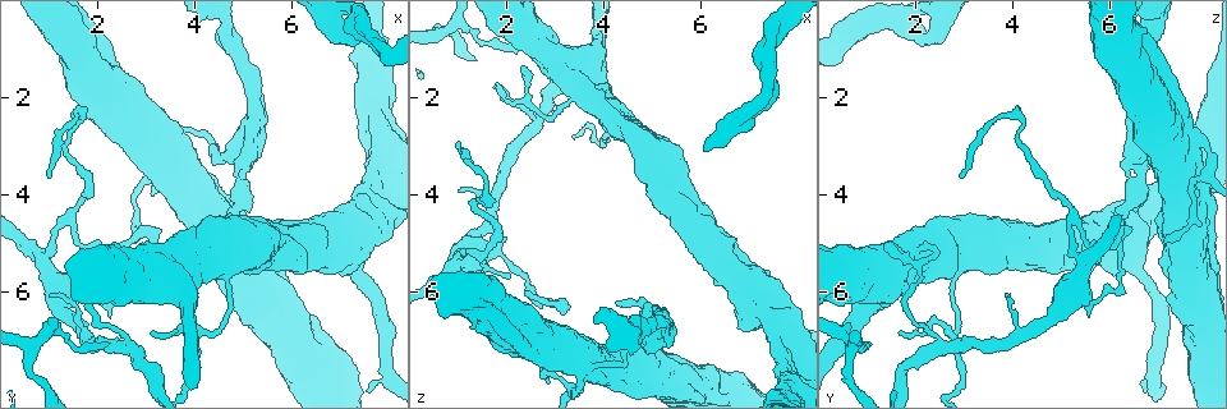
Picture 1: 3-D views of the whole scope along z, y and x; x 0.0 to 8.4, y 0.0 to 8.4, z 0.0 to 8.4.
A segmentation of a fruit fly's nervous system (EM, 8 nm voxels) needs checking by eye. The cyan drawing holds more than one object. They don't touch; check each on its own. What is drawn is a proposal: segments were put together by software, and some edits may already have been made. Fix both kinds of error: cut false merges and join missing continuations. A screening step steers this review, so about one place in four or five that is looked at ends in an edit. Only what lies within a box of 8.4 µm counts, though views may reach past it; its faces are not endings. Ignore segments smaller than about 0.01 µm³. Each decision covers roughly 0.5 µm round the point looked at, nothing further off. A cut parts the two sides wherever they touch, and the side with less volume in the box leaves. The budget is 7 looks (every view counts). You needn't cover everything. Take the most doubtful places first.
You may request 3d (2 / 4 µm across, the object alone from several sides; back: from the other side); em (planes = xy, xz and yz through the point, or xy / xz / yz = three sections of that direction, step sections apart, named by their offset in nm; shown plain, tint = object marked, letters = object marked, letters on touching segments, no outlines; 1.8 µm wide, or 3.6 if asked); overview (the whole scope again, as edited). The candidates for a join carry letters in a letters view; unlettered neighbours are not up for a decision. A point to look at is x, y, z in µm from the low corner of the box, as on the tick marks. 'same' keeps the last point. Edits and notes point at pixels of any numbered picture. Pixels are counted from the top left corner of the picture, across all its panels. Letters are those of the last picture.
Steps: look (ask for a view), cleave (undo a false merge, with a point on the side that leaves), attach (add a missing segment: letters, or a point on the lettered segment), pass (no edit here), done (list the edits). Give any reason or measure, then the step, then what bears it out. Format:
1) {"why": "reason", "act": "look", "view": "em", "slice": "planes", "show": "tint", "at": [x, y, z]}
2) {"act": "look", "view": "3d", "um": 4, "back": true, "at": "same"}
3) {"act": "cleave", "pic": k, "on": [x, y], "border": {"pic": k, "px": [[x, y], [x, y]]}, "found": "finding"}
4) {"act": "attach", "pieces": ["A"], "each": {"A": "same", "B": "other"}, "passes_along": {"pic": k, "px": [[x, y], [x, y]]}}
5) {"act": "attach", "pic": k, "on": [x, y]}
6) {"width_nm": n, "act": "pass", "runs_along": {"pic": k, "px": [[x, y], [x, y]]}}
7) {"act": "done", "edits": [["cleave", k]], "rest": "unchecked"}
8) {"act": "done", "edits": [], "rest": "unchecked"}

{"why": "abrupt turn", "act": "look", "view": "em", "slice": "planes", "show": "letters", "at": [3.60, 2.80, 7.55]}

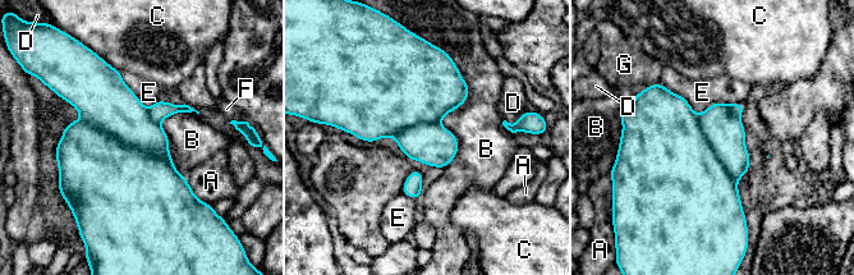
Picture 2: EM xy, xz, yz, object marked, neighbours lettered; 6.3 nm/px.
{"act": "cleave", "pic": 2, "on": [160, 110], "each": {"A": "other", "B": "other", "C": "other", "D": "other", "E": "other", "F": "other", "G": "other"}, "border": {"pic": 2, "px": [[147, 109], [151, 118], [159, 124]]}, "found": "a second neuron is stuck on"}

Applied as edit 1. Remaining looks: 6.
{"why": "redraw", "act": "look", "view": "overview"}

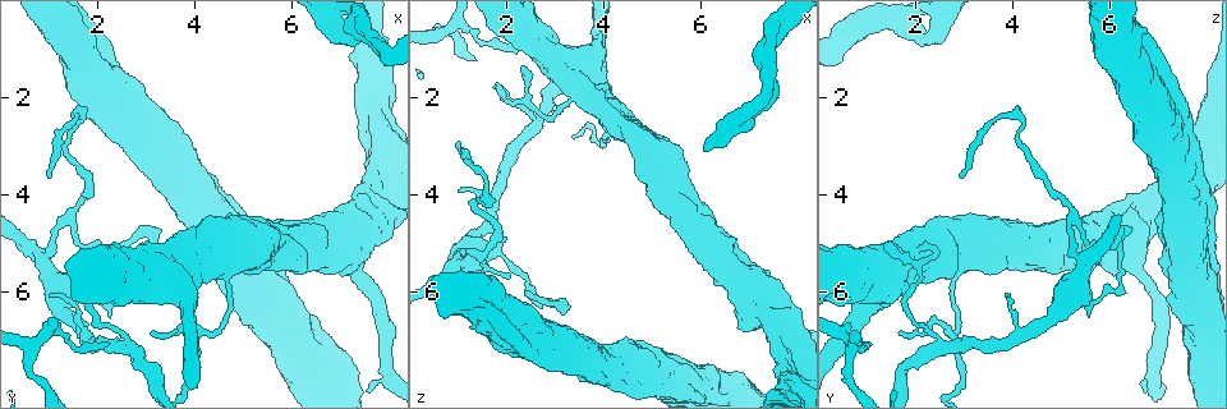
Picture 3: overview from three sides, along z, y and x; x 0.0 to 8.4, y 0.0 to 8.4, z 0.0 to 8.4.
{"why": "abrupt turn", "act": "look", "view": "em", "slice": "xz", "step": 8, "show": "tint", "at": [2.40, 5.40, 2.15]}

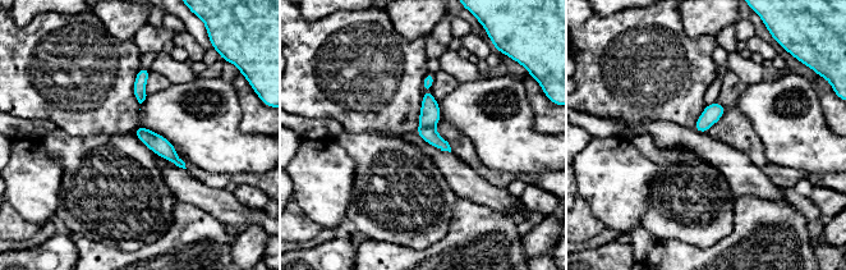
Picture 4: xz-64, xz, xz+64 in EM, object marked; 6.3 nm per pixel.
{"why": "another direction", "act": "look", "view": "em", "slice": "planes", "show": "letters", "at": "same"}

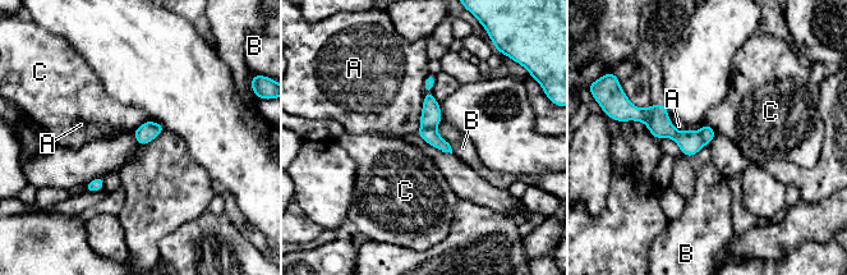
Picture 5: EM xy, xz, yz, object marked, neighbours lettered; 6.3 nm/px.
{"longest_contact_nm": ["C", 260], "act": "cleave", "pic": 5, "on": [431, 117], "each": {"A": "other", "B": "other", "C": "other"}, "part_leaving": {"pic": 5, "px": [[638, 114], [699, 145]]}, "found": "two neurons meet here"}

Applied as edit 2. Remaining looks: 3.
{"act": "done", "edits": [["cleave", 2], ["cleave", 5]], "rest": "unchecked"}

